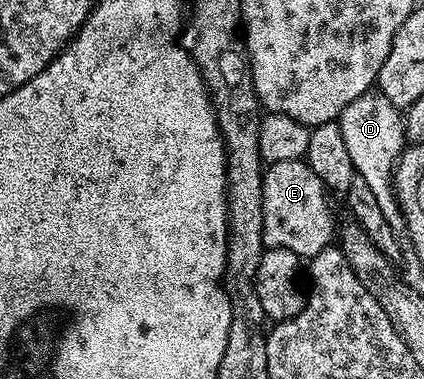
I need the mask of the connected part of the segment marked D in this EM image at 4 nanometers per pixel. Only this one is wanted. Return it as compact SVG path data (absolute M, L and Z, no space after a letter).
M368 93L349 101L339 114L338 125L345 148L355 166L355 174L360 175L369 185L373 197L377 197L377 205L381 213L385 213L385 221L395 232L404 230L403 210L399 208L399 199L395 196L395 164L405 150L405 123L398 108L387 100L384 95Z

